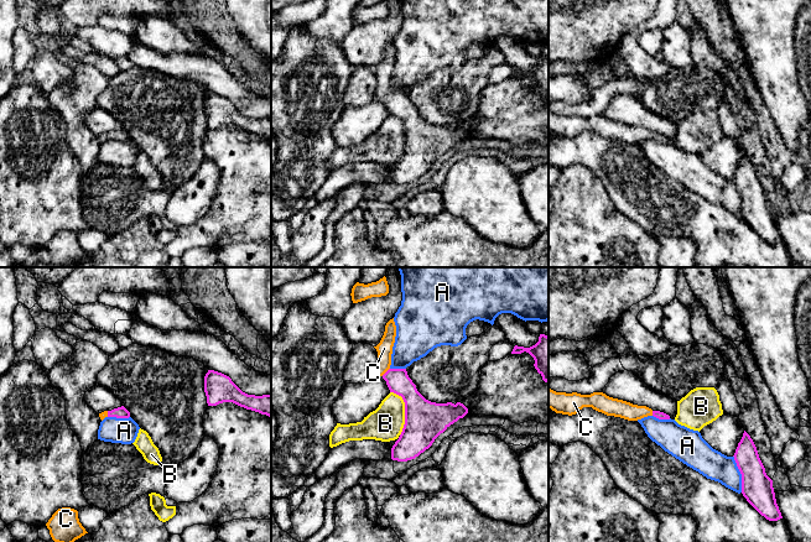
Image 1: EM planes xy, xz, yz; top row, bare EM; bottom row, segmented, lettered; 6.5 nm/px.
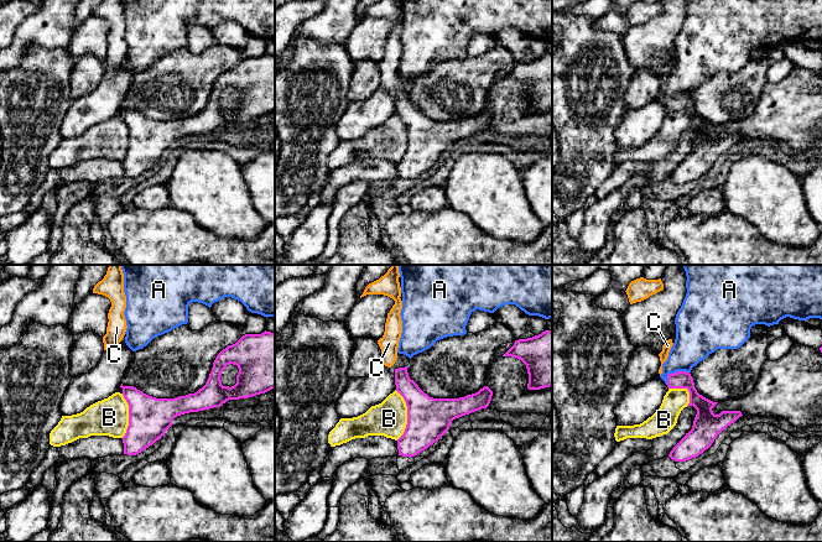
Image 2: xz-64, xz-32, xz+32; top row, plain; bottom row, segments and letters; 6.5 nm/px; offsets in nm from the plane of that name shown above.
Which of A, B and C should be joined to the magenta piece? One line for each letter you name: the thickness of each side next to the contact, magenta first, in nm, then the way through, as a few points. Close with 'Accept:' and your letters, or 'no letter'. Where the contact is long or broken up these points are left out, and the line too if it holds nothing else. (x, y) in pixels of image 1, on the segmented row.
C: Thickness 150 nm (magenta) against 100 nm. Path across: xz (398, 380), (386, 371), (384, 348)
Accept: C

